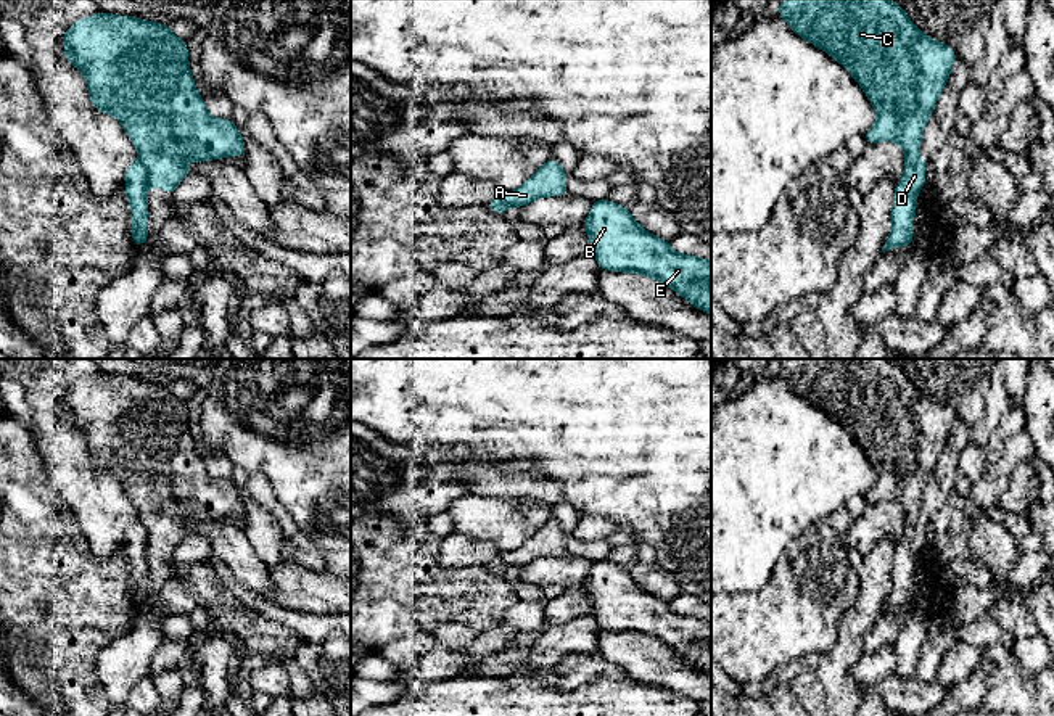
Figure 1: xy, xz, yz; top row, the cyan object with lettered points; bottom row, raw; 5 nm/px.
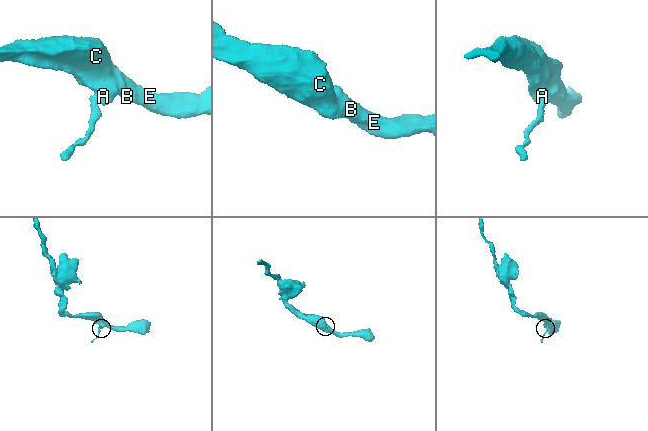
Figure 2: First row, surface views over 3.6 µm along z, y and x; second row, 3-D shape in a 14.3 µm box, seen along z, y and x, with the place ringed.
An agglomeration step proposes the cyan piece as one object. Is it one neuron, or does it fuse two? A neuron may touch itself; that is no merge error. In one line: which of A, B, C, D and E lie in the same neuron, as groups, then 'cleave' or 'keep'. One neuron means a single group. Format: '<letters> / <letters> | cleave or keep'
A B C E / D | cleave

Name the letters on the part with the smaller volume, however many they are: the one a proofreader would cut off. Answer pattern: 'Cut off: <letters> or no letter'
Cut off: D

